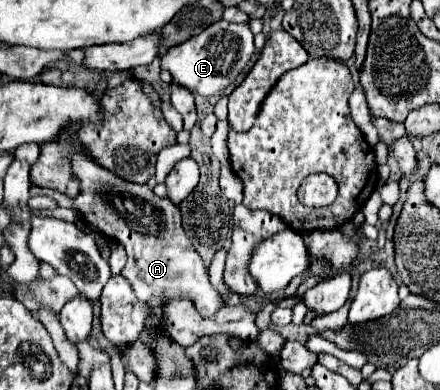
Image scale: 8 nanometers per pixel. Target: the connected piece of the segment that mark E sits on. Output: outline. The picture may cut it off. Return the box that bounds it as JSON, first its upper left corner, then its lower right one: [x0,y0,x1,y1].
[162,20,254,96]

